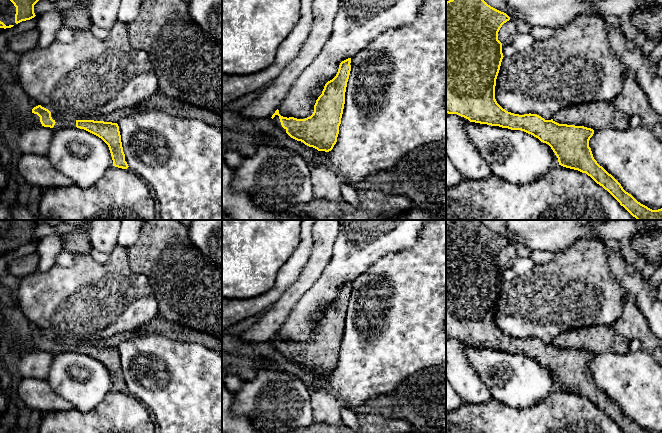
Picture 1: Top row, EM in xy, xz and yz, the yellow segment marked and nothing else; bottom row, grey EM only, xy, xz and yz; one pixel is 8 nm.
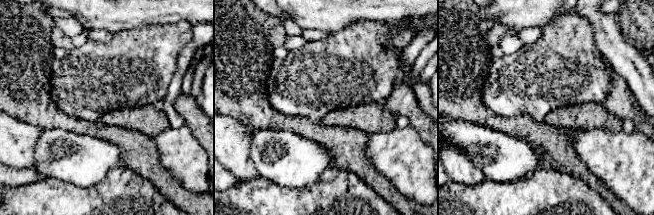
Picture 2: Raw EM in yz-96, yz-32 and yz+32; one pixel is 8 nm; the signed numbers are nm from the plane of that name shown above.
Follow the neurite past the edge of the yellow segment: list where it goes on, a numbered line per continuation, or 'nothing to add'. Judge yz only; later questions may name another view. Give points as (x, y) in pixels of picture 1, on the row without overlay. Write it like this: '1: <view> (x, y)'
nothing to add

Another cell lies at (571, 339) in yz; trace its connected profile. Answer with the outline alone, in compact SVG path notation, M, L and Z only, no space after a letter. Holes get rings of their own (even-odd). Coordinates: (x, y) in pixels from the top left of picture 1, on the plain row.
M593 325L564 331L555 337L553 345L593 354L606 352L625 354L630 351L630 340L608 325Z

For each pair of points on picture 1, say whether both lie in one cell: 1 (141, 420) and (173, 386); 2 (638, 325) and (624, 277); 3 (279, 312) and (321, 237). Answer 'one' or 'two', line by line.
1: two
2: two
3: one

